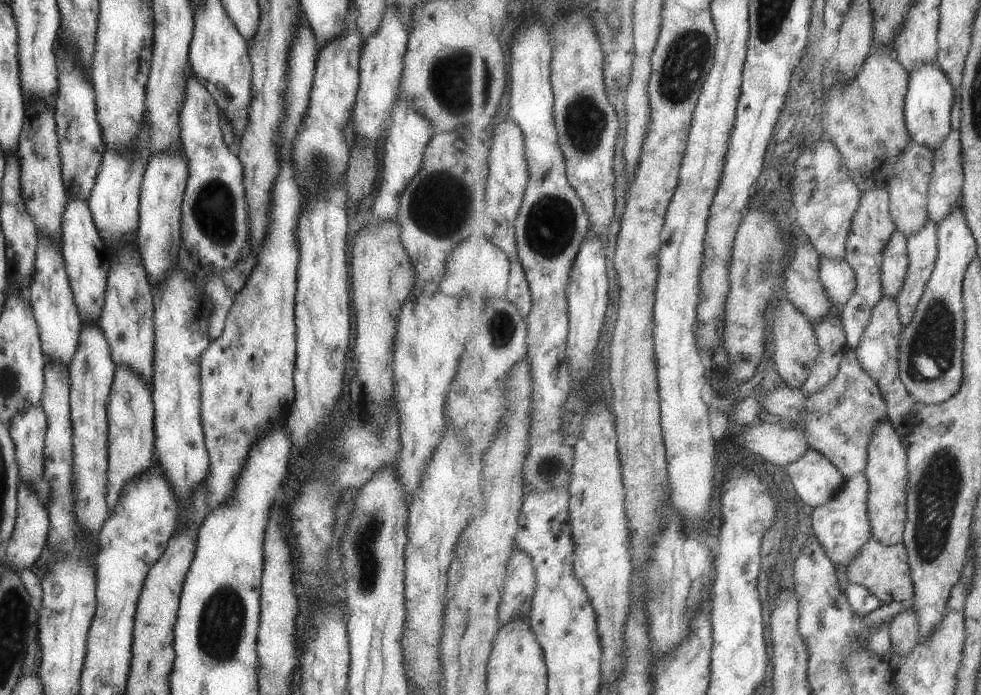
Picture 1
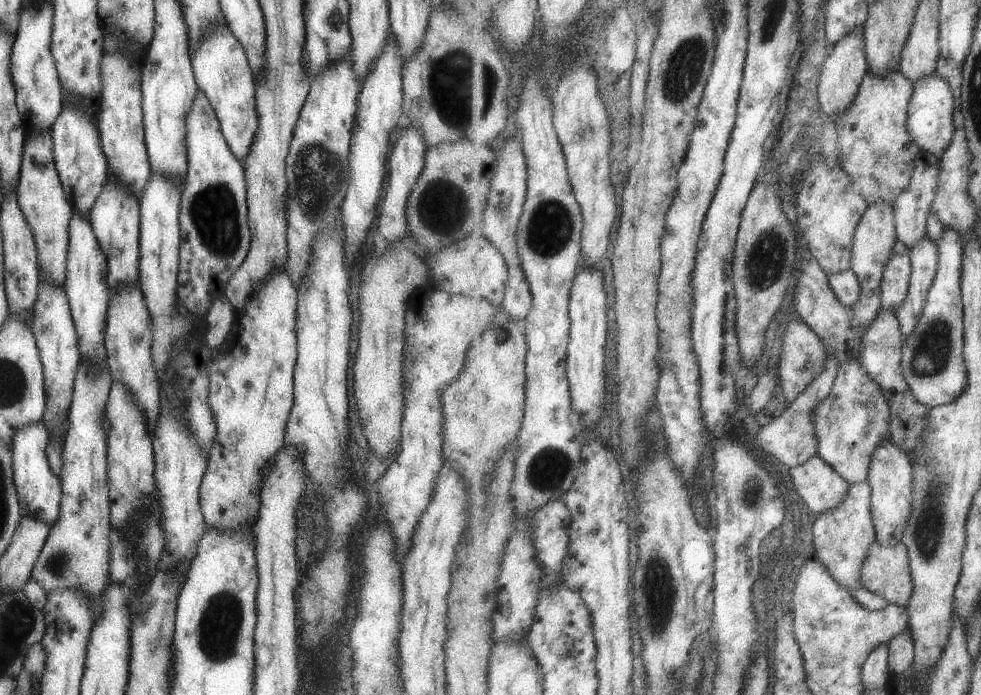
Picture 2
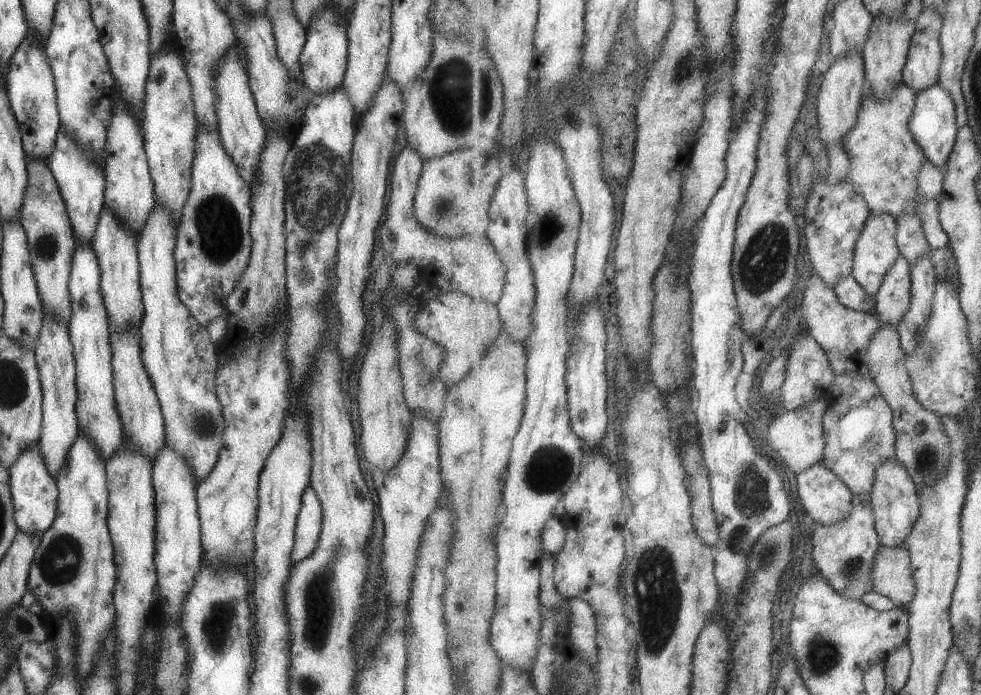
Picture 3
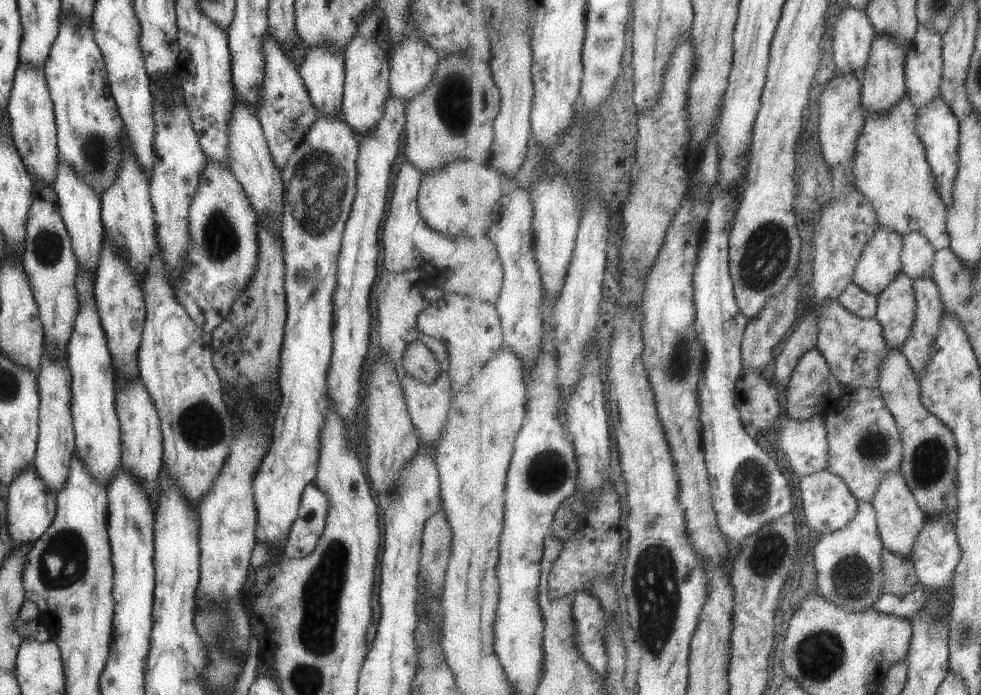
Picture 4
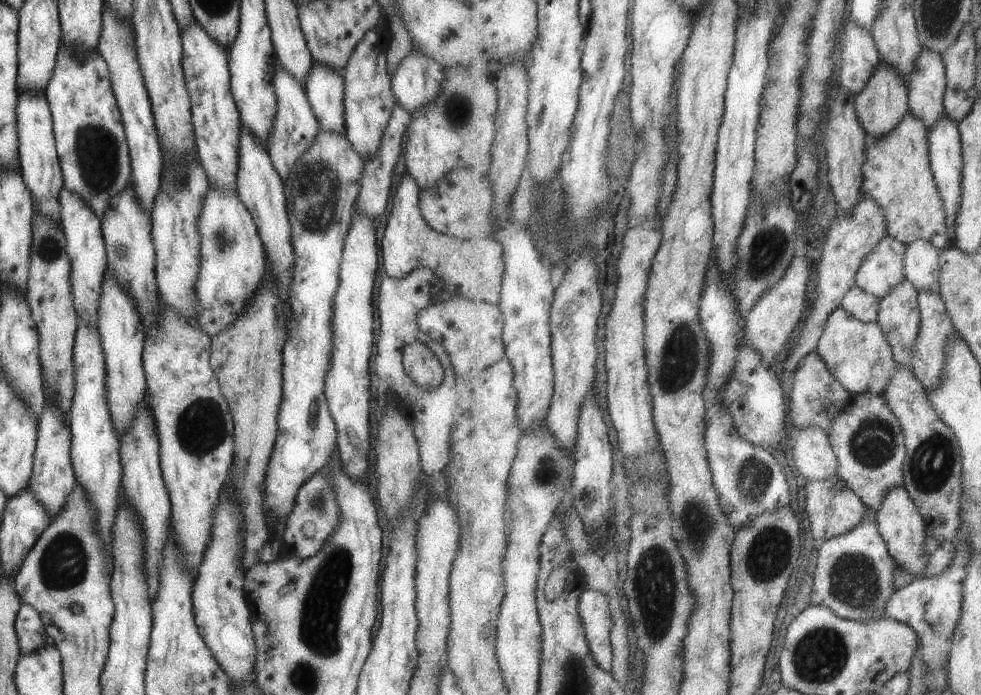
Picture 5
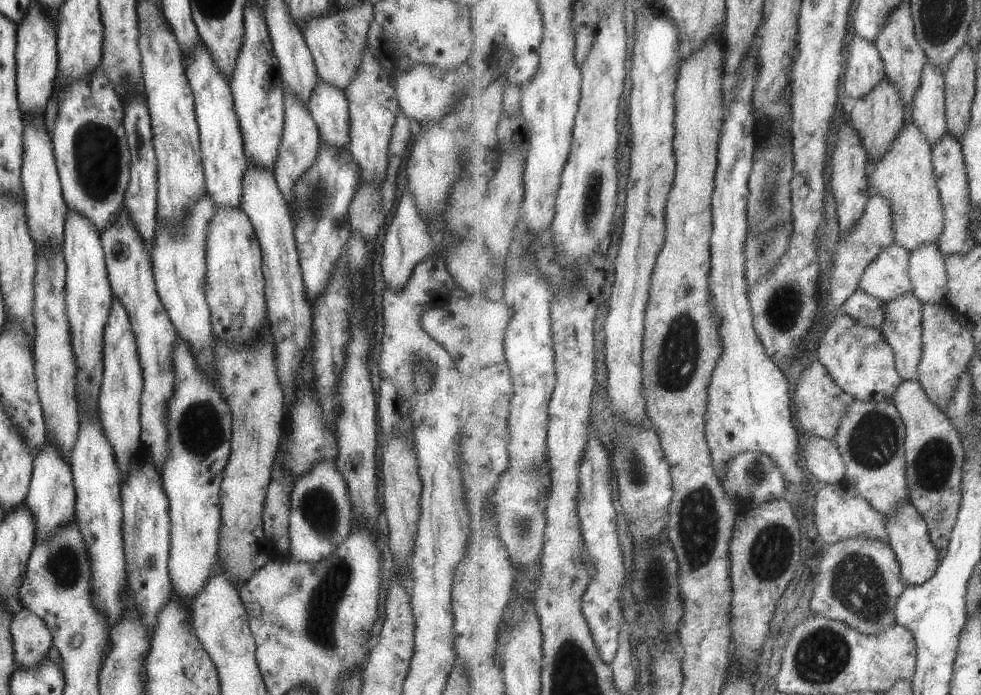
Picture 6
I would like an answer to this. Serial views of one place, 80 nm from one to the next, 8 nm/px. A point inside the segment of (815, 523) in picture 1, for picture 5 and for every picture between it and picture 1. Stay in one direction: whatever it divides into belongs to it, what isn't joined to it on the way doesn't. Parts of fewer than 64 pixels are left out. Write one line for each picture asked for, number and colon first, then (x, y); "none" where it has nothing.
2: (842, 539)
3: (844, 553)
4: (849, 566)
5: (855, 575)

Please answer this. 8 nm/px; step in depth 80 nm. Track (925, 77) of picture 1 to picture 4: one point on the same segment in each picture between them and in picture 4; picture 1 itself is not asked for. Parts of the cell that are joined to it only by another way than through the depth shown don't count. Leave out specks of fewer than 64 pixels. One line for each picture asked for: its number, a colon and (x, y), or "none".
2: (931, 120)
3: (934, 125)
4: (939, 128)

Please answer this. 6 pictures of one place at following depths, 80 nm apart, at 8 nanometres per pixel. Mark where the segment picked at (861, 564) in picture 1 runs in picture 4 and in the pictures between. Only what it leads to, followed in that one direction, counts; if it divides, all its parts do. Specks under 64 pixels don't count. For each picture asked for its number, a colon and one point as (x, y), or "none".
2: (887, 572)
3: (893, 575)
4: (900, 577)

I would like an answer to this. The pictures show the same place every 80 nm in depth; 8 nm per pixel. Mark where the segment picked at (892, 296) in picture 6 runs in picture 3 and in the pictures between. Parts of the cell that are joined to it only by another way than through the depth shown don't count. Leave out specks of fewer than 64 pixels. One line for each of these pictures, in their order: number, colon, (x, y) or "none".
3: (877, 250)
4: (881, 263)
5: (884, 269)

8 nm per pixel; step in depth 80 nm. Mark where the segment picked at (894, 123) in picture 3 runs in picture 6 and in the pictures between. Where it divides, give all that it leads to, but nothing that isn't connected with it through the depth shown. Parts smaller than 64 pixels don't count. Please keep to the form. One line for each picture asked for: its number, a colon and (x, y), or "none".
4: (892, 168)
5: (898, 174)
6: (907, 177)

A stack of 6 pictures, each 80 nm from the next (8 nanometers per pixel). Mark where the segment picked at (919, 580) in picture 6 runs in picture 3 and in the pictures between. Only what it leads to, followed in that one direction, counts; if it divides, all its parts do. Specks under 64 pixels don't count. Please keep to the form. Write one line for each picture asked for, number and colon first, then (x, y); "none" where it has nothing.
3: (895, 500)
4: (900, 518)
5: (903, 527)

